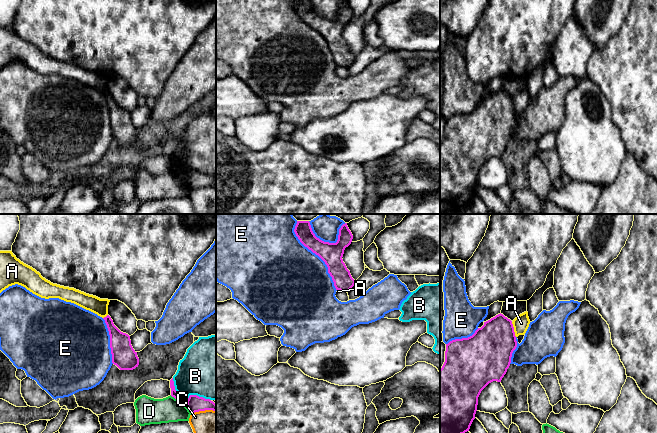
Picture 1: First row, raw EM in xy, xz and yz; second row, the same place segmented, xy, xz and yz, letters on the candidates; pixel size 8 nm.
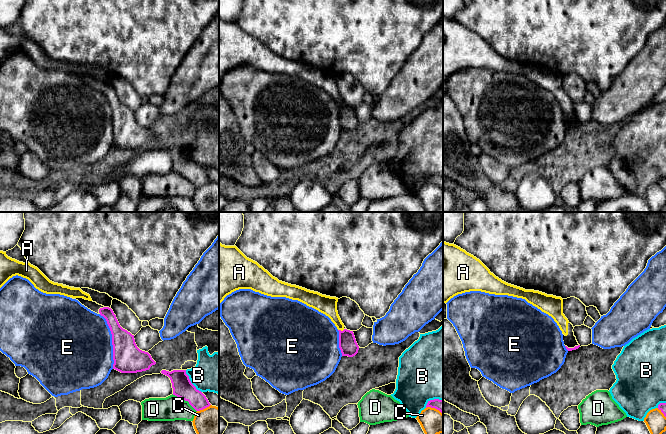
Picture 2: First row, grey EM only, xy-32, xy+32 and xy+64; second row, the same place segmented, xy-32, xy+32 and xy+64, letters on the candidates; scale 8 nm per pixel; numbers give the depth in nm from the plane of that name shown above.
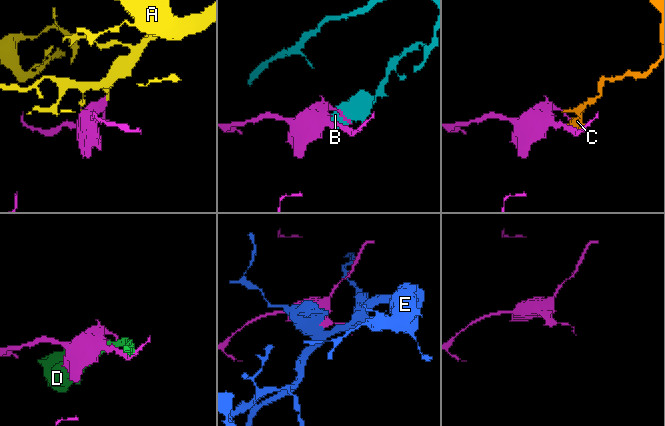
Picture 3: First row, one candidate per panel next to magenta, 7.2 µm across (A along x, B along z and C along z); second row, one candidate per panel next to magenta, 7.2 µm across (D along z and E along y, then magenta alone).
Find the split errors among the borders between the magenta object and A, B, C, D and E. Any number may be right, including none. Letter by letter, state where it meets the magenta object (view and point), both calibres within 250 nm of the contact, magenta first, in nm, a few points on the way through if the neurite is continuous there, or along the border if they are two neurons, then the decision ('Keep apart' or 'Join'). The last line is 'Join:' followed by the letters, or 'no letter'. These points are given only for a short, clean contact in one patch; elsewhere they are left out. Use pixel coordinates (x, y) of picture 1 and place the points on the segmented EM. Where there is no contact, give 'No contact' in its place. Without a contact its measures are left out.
A: Touches magenta at yz (513, 329). Thickness 360 nm (magenta) against 130 nm. Keep apart
B: Touches magenta at xy (196, 395). Thickness 130 nm (magenta) against 480 nm. Keep apart
C: Touches magenta at xy (203, 410). Thickness 130 nm (magenta) against 190 nm. Boundary: xy (215, 410), (199, 410), (191, 413). Keep apart
D: Touches magenta at xy (175, 398). Thickness 60 nm (magenta) against 200 nm. Keep apart
E: Touches magenta at xz (316, 254). Thickness 180 nm (magenta) against 500 nm. Keep apart
Join: no letter

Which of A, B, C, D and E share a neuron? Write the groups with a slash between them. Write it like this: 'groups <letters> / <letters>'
groups A / B / C / D / E

